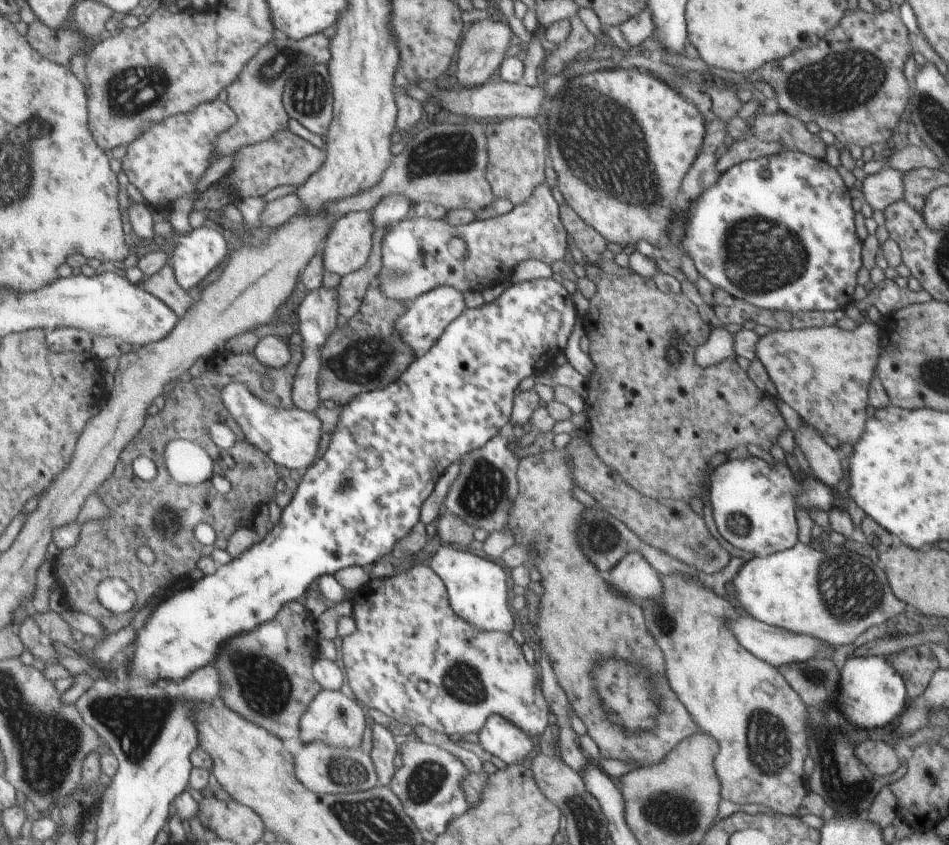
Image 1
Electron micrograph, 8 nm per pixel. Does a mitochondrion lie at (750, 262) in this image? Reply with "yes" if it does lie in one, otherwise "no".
yes

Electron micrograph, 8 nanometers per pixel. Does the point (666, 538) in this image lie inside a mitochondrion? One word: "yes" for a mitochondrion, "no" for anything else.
yes

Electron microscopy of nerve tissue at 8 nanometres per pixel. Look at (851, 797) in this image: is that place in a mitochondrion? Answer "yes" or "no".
yes

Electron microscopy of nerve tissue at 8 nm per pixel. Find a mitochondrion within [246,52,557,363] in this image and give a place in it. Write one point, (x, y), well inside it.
(457, 153)

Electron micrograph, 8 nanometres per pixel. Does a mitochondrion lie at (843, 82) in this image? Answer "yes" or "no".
yes

